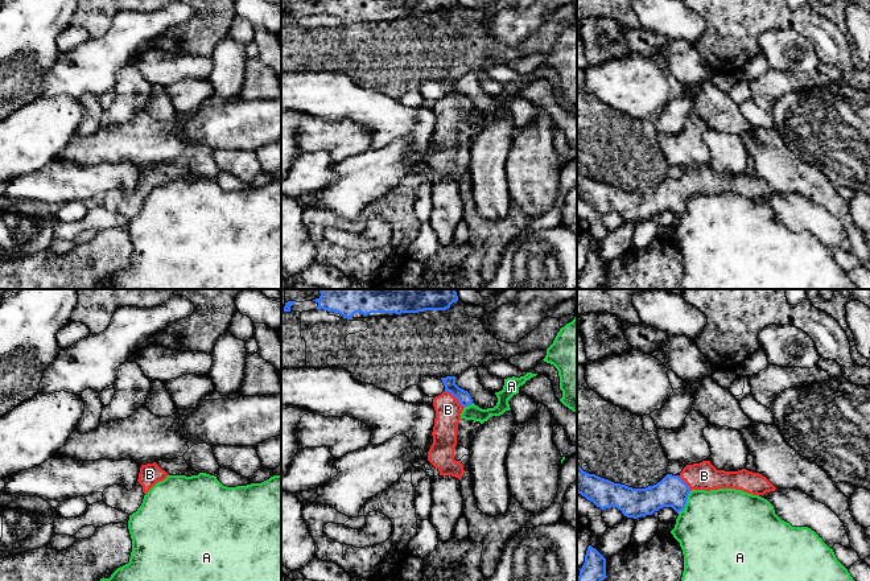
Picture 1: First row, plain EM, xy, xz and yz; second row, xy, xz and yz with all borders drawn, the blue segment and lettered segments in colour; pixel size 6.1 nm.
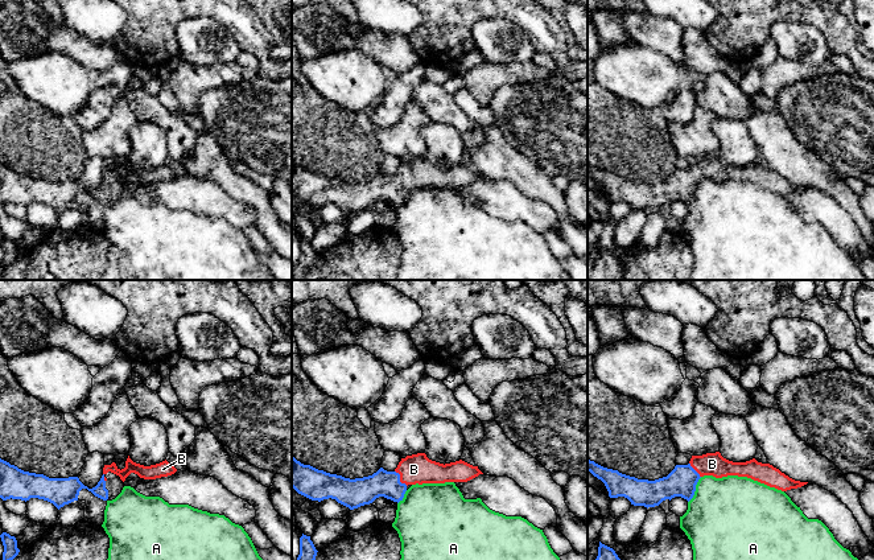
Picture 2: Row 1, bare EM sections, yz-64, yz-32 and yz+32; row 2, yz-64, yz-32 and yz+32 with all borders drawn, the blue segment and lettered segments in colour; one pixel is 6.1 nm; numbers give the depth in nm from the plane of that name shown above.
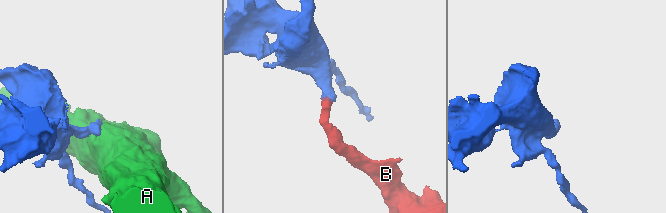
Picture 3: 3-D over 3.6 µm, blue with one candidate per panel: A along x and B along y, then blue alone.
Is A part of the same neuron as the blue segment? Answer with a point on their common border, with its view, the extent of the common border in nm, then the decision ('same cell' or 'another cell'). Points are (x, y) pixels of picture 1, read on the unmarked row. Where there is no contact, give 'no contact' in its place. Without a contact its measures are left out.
meets blue in yz at (685, 207); contact 160 nm long; another cell

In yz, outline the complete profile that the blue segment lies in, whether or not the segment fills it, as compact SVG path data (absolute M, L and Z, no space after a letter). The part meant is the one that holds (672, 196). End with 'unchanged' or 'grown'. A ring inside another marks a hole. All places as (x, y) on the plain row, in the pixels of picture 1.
M710 165L686 169L679 180L667 178L660 186L646 193L632 193L626 189L614 188L595 178L584 176L577 169L577 197L593 206L601 214L617 211L627 222L642 222L652 219L663 211L672 211L677 218L685 213L688 199L692 194L735 193L753 199L764 199L776 191L762 178L746 173L738 176L717 174Z; grown

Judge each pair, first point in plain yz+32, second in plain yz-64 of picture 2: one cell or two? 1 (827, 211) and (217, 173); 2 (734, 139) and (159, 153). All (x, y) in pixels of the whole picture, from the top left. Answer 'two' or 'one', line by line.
1: two
2: one

